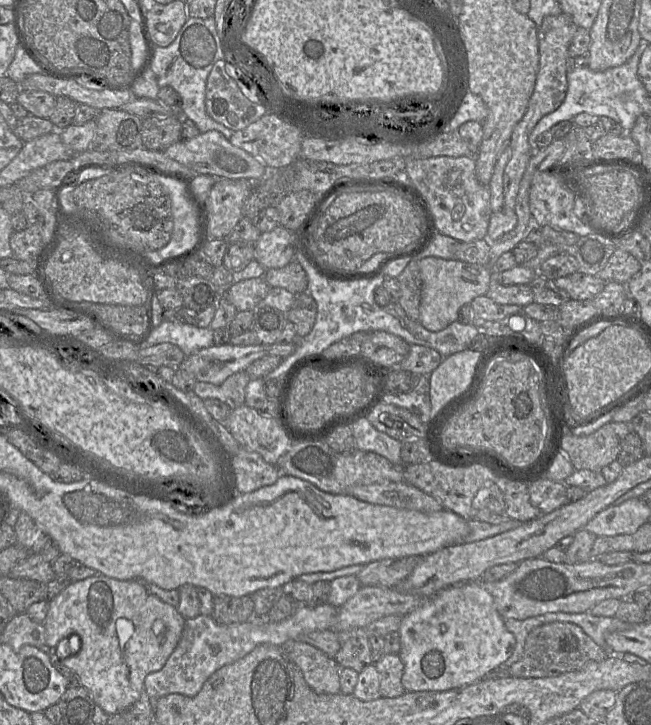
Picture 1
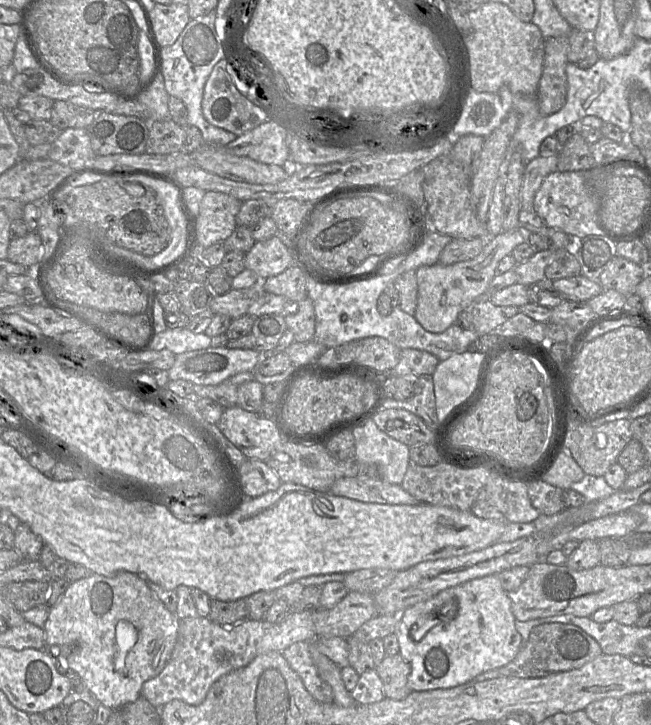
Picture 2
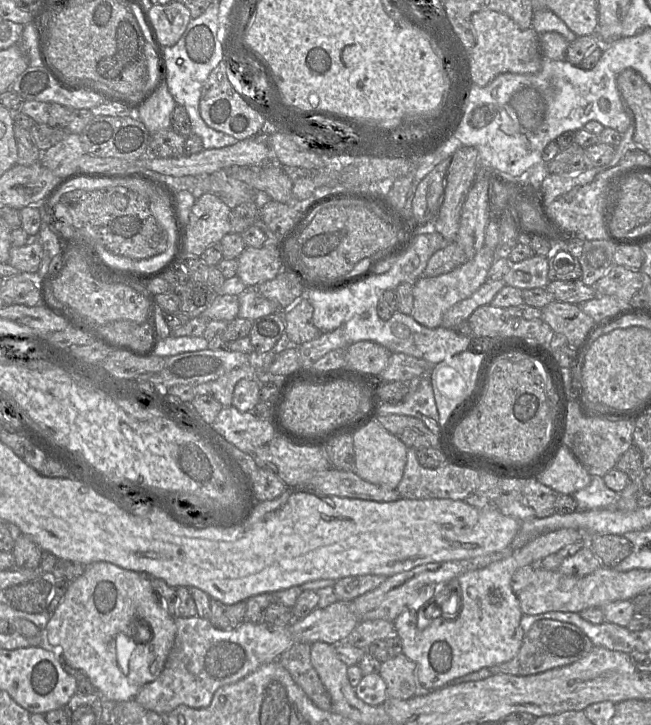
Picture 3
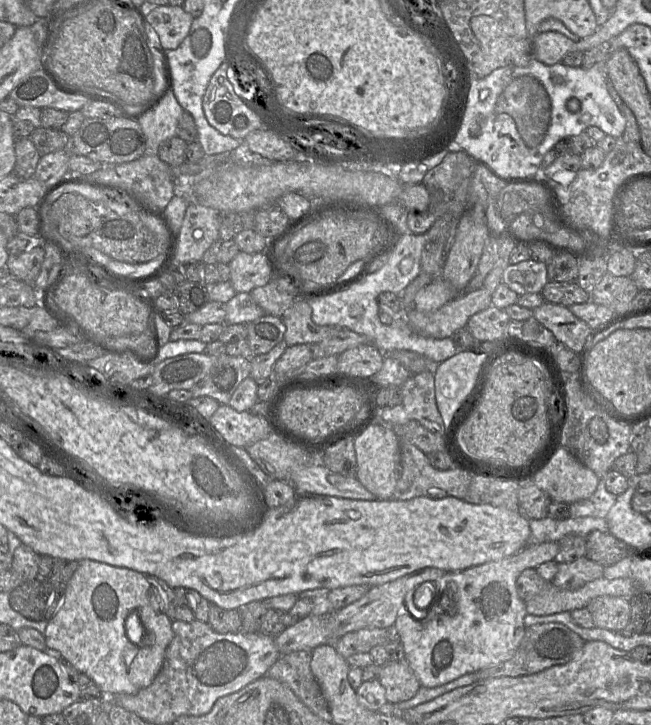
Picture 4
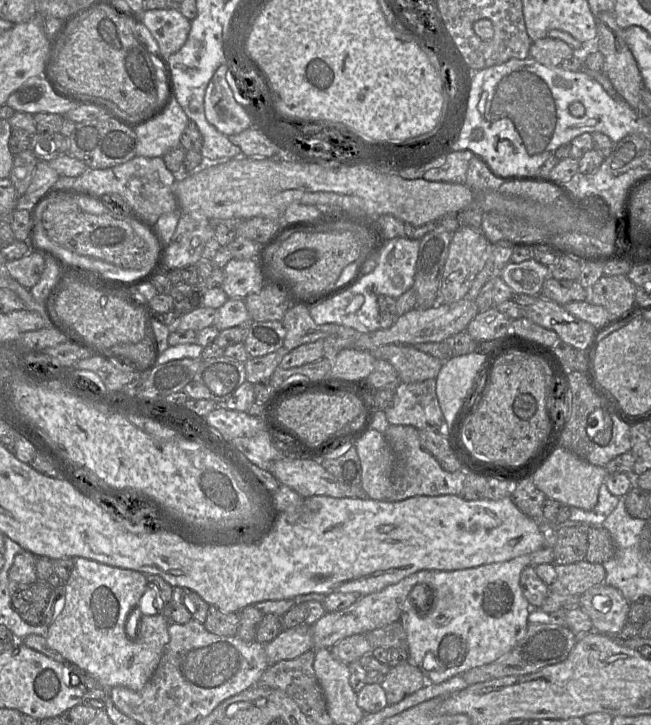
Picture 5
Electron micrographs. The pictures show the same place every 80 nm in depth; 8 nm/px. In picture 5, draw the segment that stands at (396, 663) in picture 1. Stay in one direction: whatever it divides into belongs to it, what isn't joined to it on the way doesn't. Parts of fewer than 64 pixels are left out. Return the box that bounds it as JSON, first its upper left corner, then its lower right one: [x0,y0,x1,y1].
[381,660,425,705]

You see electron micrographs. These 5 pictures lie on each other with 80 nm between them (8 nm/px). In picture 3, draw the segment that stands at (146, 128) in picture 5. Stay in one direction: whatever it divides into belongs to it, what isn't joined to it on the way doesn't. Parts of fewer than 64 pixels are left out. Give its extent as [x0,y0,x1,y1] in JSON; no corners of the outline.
[137,79,176,134]

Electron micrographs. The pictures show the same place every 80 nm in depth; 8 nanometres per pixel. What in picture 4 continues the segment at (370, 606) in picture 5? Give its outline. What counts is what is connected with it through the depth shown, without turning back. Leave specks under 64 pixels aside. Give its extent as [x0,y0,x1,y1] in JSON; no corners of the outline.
[326,568,446,641]

